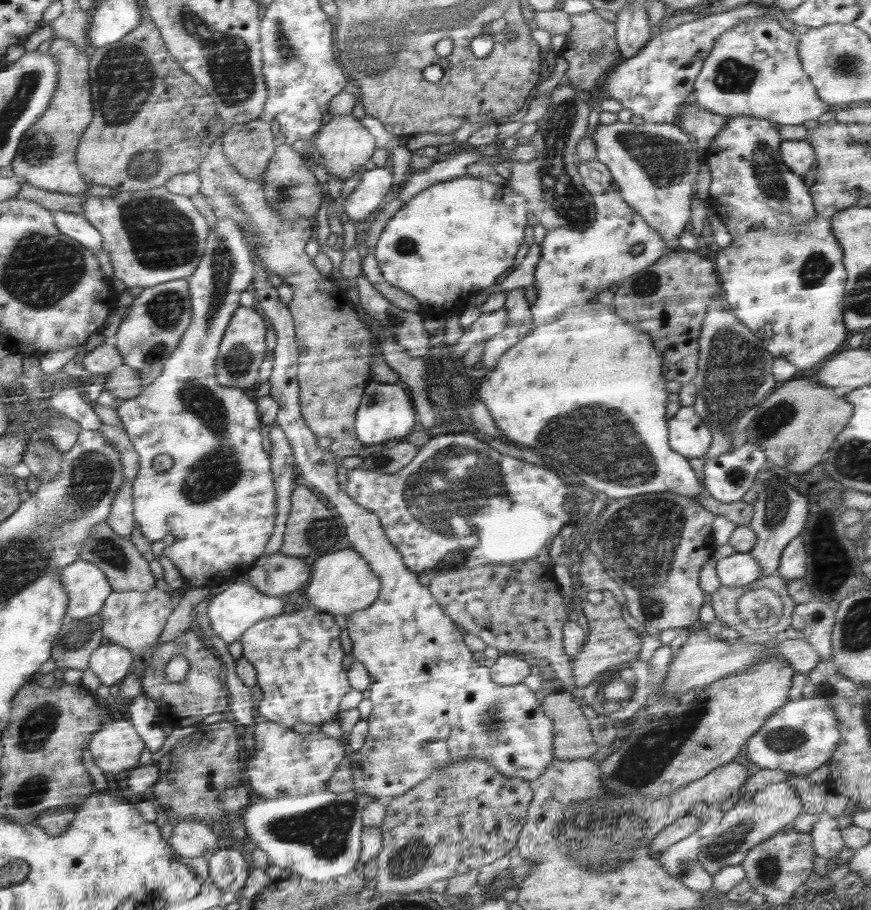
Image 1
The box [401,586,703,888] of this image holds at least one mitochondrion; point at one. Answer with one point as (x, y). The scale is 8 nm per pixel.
(610, 860)

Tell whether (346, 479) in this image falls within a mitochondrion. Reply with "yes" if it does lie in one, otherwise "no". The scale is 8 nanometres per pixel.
no

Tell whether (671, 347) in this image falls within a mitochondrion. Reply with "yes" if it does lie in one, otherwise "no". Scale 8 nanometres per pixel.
no

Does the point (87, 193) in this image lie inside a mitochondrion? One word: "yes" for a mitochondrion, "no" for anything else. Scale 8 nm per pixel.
no

